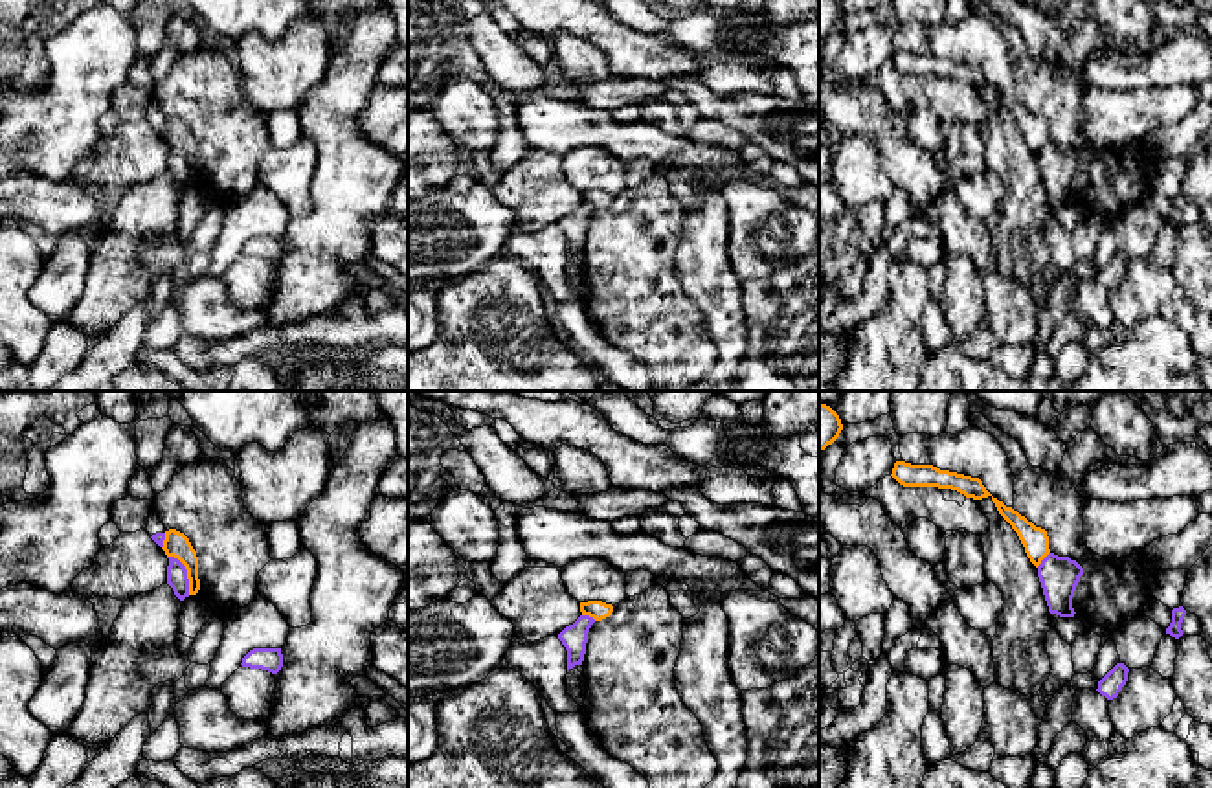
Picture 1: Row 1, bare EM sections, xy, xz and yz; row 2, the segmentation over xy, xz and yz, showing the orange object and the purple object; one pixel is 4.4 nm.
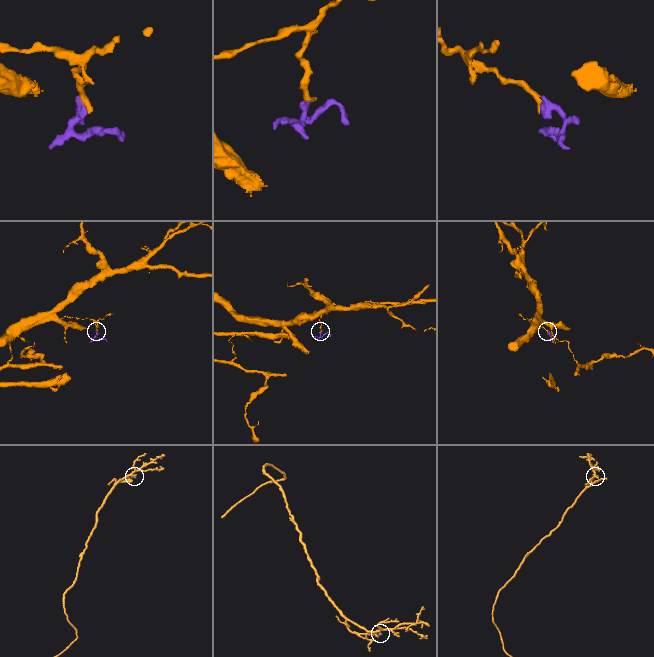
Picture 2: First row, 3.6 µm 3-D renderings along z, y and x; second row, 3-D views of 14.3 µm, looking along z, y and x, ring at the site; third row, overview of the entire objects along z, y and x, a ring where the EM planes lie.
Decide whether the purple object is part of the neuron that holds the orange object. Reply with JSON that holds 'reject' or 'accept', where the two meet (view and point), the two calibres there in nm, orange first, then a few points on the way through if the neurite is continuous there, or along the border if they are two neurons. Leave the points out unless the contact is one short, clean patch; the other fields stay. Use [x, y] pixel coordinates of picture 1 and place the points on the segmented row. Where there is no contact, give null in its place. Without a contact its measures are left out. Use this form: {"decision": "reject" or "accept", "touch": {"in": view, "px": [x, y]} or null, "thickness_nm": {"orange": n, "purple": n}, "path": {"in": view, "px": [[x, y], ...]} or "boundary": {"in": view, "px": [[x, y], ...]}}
{"decision": "accept", "touch": {"in": "xy", "px": [188, 572]}, "thickness_nm": {"orange": 110, "purple": 100}, "path": {"in": "xy", "px": [[177, 544], [188, 572], [177, 575]]}}

